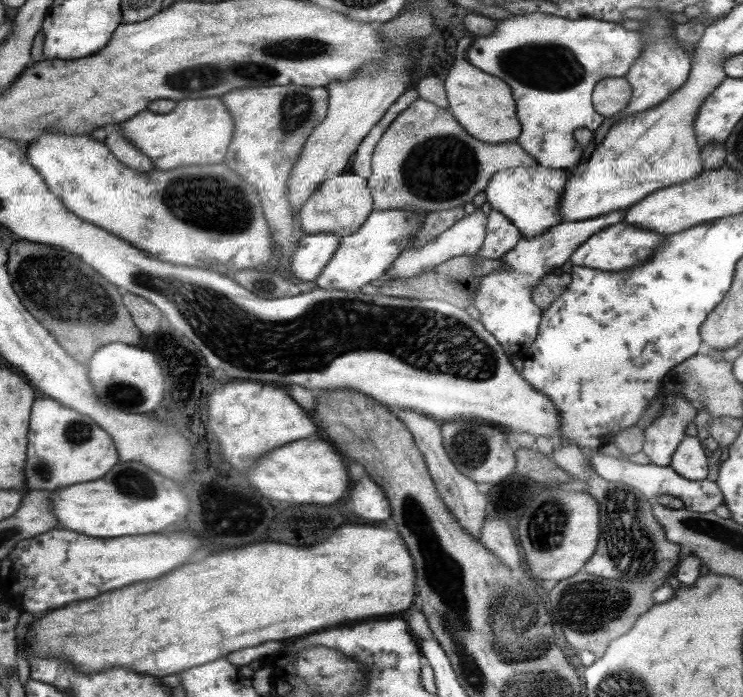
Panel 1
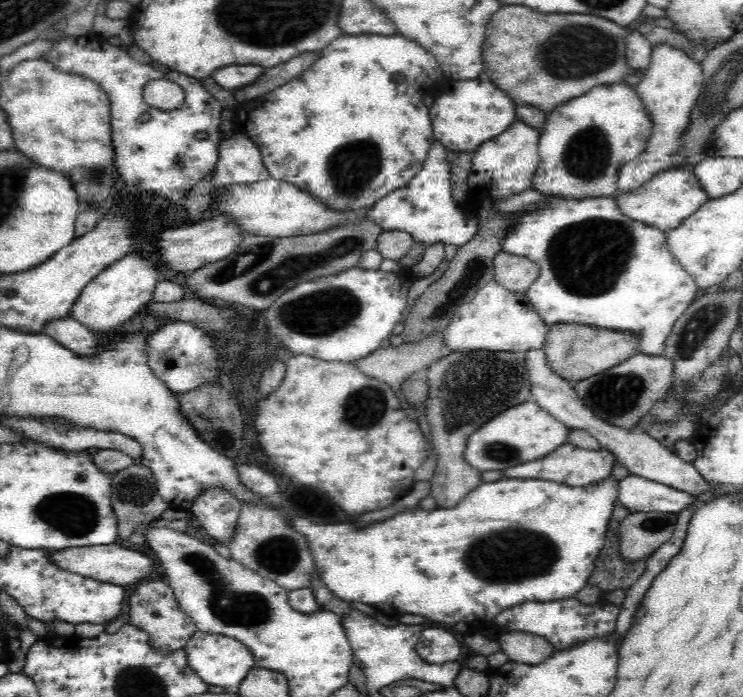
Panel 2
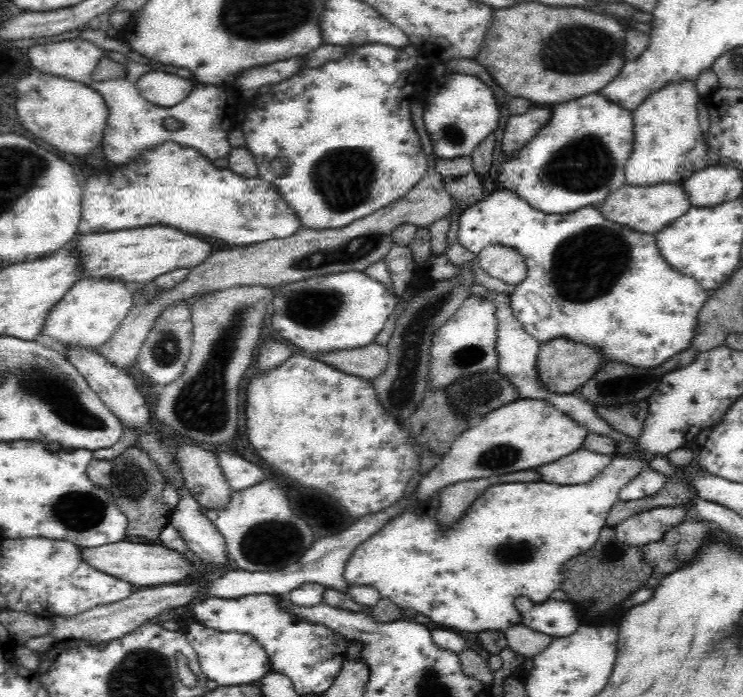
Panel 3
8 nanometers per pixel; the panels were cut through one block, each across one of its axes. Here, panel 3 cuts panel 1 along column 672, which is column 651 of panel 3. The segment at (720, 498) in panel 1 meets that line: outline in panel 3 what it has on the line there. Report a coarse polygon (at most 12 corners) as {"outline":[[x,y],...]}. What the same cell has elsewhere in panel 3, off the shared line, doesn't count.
{"outline":[[645,468],[618,498],[622,502],[654,496],[664,488],[667,477]]}

